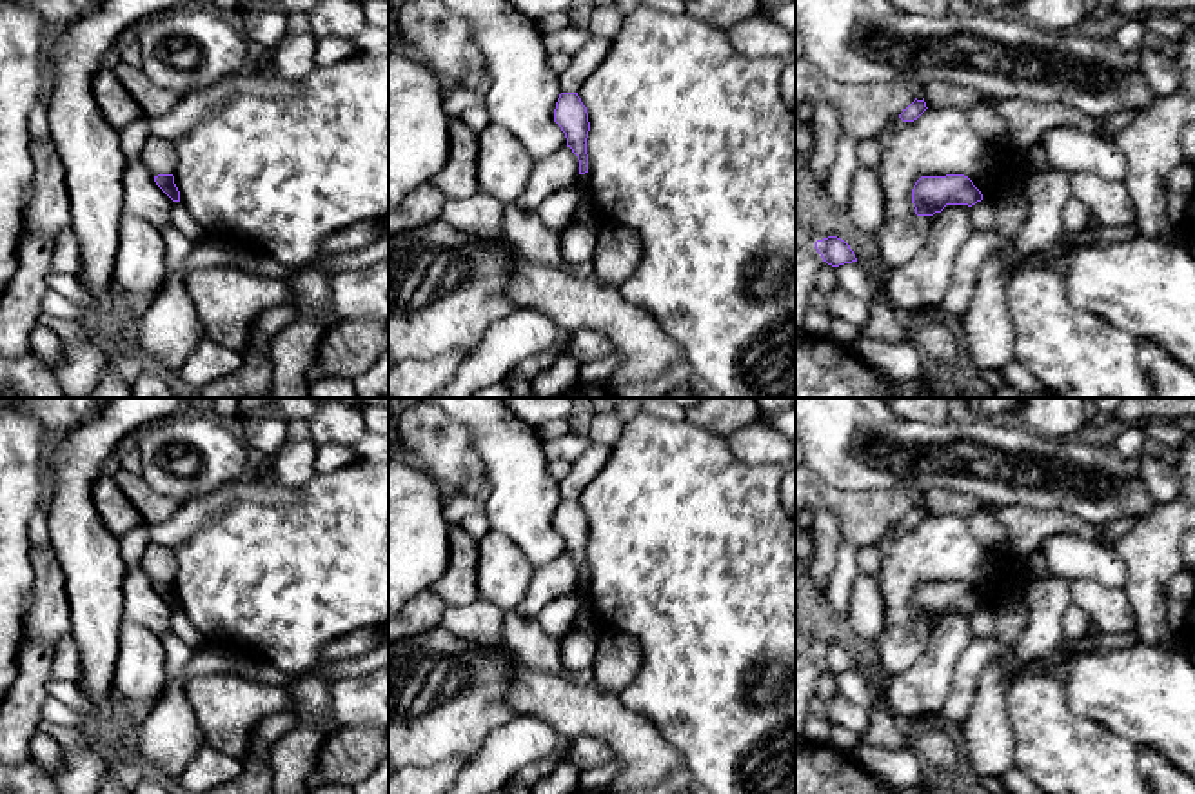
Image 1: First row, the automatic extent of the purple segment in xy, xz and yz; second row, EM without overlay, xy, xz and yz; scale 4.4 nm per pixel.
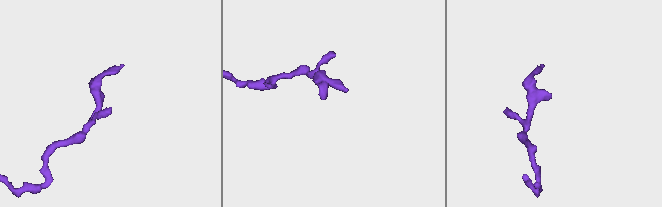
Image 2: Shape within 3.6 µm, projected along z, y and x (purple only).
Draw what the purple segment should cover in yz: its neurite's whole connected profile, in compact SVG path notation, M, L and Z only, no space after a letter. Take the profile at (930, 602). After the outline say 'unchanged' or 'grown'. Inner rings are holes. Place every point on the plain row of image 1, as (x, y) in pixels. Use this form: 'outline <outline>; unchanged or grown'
outline M964 581L921 583L912 596L912 610L917 623L933 623L946 612L975 612L981 598Z; unchanged

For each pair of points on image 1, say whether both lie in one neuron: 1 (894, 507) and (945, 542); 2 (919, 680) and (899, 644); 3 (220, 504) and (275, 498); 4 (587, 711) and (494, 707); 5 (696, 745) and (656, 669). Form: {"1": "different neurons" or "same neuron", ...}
{"1": "different neurons", "2": "different neurons", "3": "same neuron", "4": "different neurons", "5": "same neuron"}

